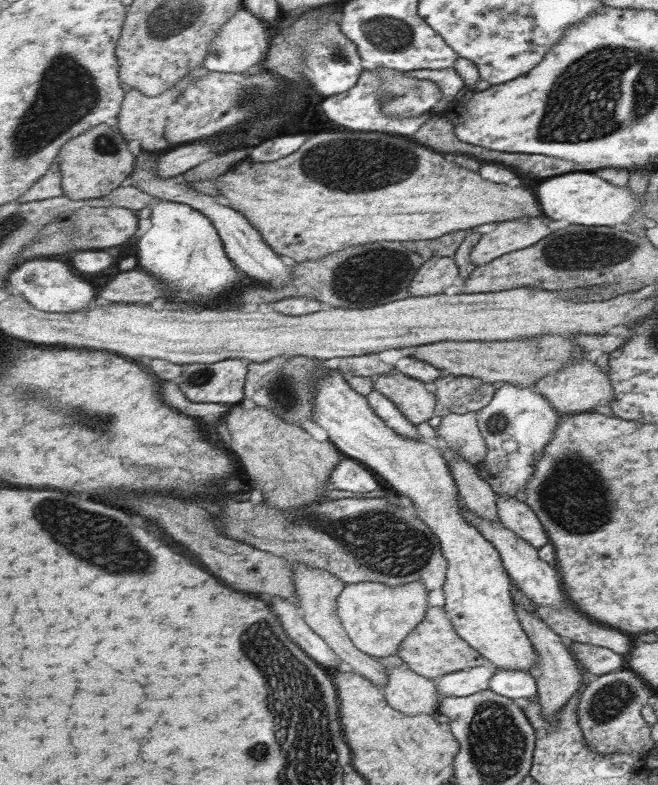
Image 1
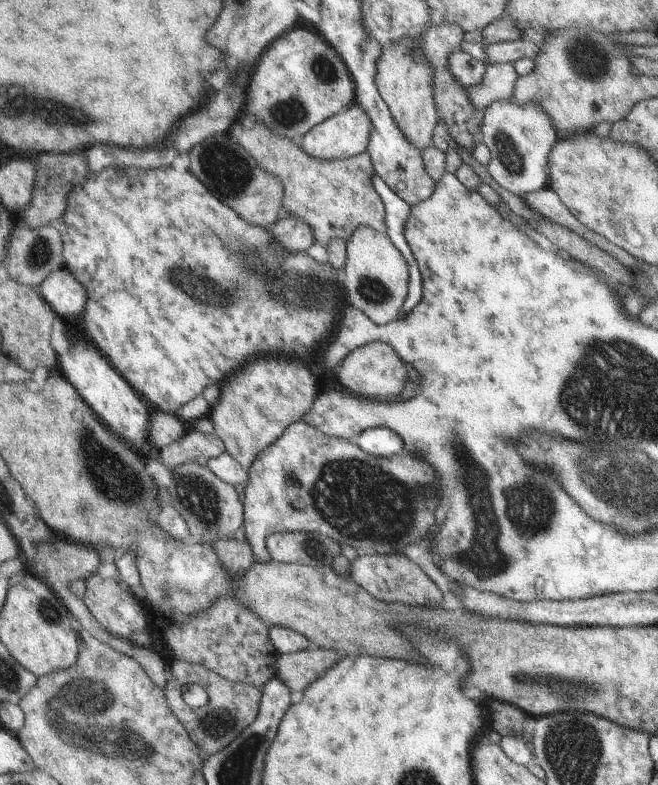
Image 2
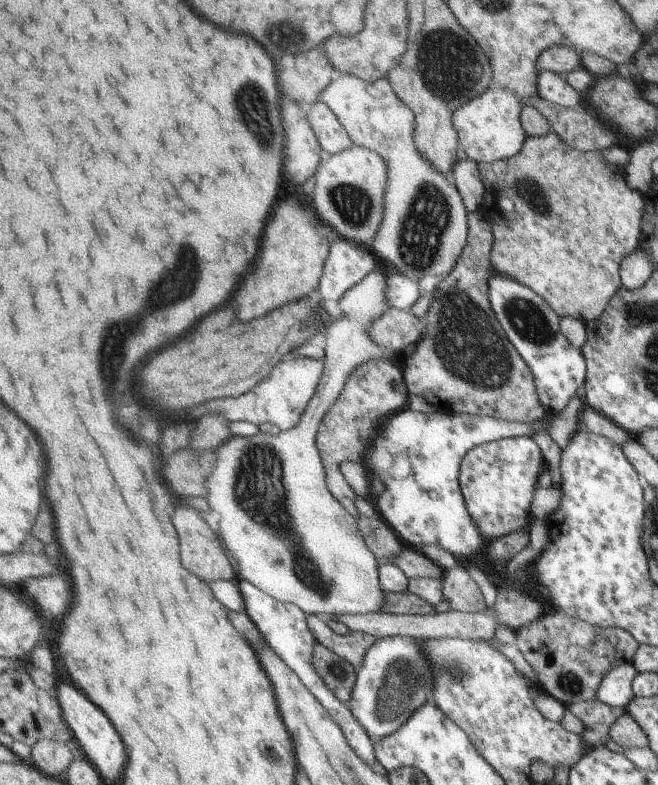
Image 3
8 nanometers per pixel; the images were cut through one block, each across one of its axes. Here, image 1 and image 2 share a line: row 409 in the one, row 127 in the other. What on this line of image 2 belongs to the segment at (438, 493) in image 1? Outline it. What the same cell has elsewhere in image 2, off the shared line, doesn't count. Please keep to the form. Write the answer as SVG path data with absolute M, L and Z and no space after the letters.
M350 106L341 113L326 120L321 125L313 128L302 138L301 146L312 156L322 160L345 159L353 156L360 156L369 150L370 137L373 136L373 123L366 110L362 106Z

